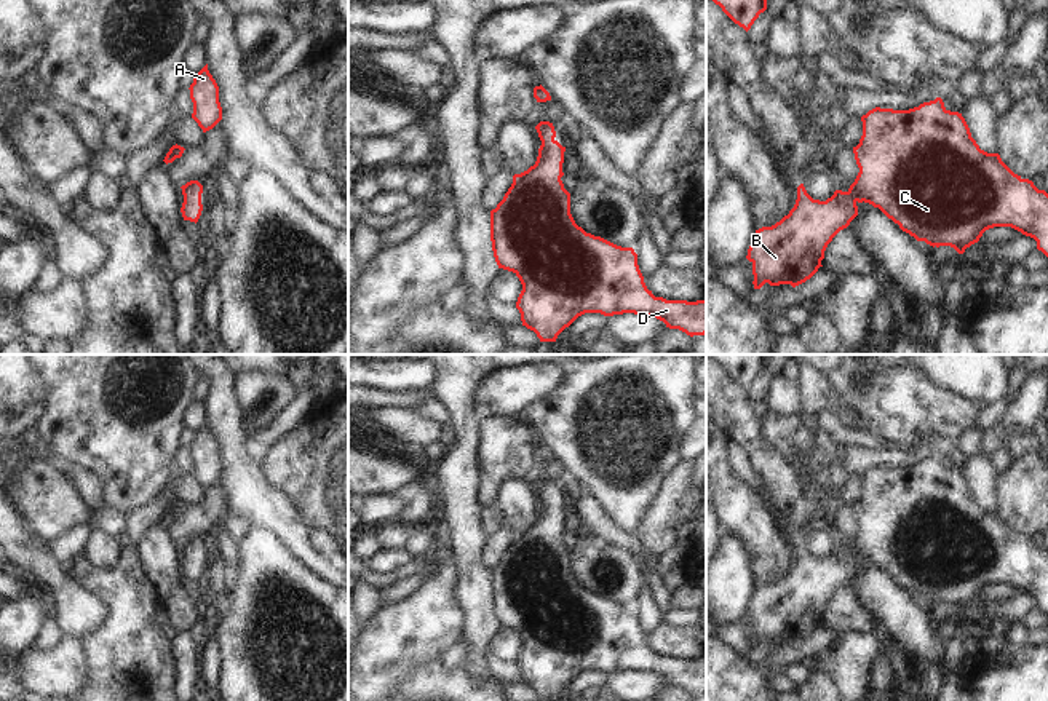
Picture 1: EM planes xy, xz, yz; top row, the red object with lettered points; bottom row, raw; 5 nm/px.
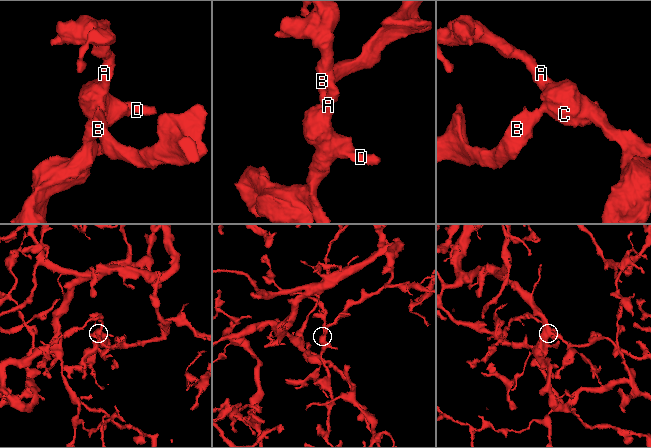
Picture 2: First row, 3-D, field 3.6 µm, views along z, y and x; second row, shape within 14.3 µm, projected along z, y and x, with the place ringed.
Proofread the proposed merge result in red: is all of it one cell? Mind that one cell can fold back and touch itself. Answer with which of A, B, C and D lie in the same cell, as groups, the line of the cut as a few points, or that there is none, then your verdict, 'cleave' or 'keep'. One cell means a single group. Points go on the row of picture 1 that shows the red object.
A B C D; no cut; keep

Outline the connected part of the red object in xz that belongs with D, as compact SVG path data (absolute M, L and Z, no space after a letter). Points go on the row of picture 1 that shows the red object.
M553 123L535 126L542 145L534 166L513 176L503 200L490 211L490 241L498 268L513 271L522 291L516 308L522 326L534 331L540 342L556 342L558 335L585 313L604 316L634 313L653 316L669 329L687 335L706 334L706 299L697 302L666 300L647 289L633 248L617 246L586 233L570 214L570 193L561 177L564 152L554 137Z

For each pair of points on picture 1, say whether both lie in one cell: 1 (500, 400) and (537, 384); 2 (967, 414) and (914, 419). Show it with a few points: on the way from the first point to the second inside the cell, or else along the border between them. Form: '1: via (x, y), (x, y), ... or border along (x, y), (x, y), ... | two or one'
1: via (510, 390), (527, 384) | one
2: via (954, 414), (927, 414) | one

